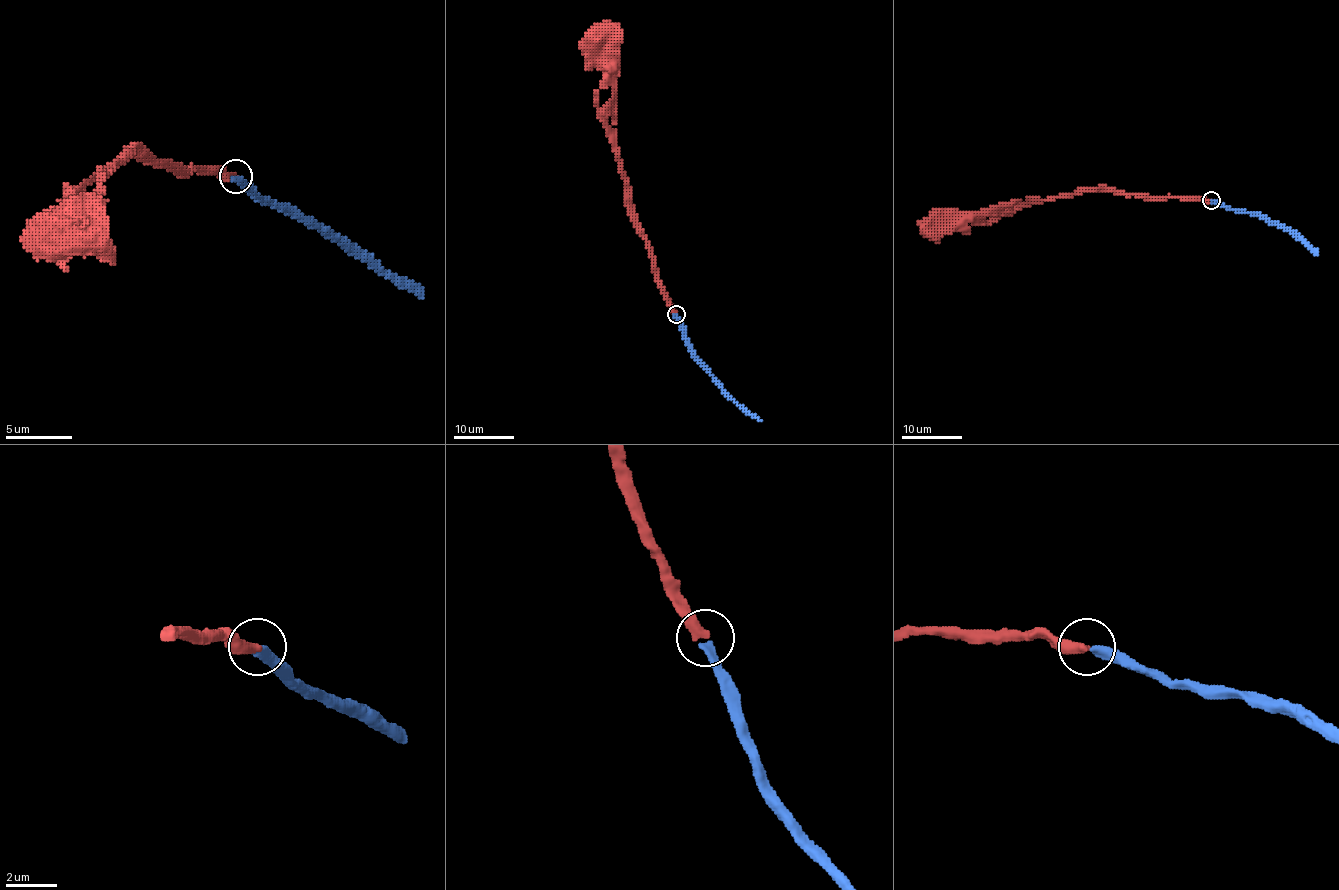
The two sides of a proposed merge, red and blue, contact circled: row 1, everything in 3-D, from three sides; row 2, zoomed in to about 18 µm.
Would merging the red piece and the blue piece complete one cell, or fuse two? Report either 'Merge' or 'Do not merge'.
Merge

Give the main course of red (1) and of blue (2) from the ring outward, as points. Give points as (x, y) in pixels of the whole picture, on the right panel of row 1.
1: (1211, 201), (1142, 198), (1103, 189), (1077, 190), (993, 213), (941, 213), (937, 221)
2: (1212, 201), (1241, 211), (1262, 214), (1274, 224), (1289, 228), (1318, 255)

